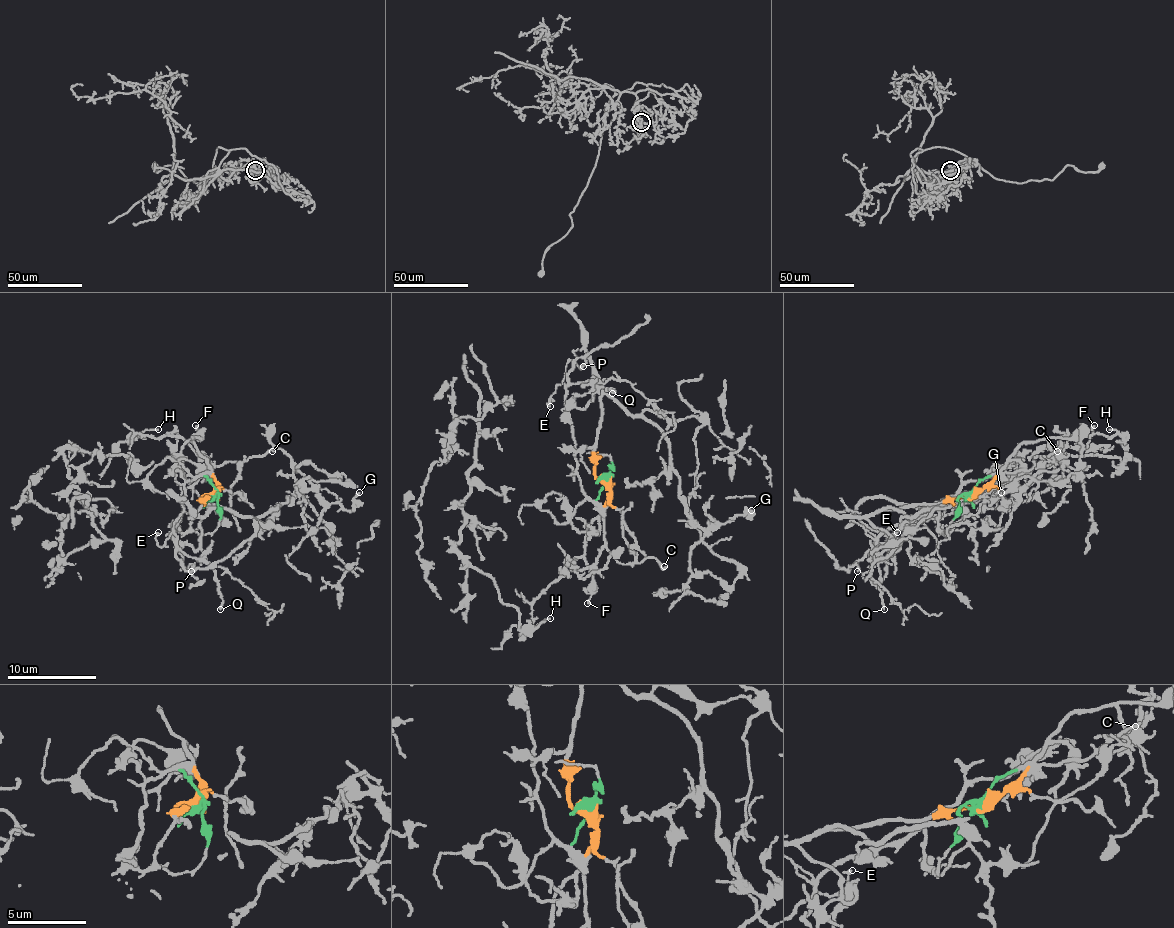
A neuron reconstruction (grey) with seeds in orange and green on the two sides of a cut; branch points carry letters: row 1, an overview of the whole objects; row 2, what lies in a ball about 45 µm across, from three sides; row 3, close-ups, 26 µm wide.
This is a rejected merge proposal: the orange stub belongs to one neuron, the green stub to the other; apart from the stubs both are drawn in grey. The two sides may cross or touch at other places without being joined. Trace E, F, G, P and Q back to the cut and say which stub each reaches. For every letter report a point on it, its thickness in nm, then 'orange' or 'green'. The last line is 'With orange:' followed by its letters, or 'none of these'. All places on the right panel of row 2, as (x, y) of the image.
E: place (897, 532); calibre 170 nm; green
F: place (1094, 425); calibre 140 nm; orange
G: place (1001, 492); calibre 160 nm; orange
P: place (857, 571); calibre 120 nm; green
Q: place (884, 609); calibre 170 nm; orange
With orange: F, G, Q

